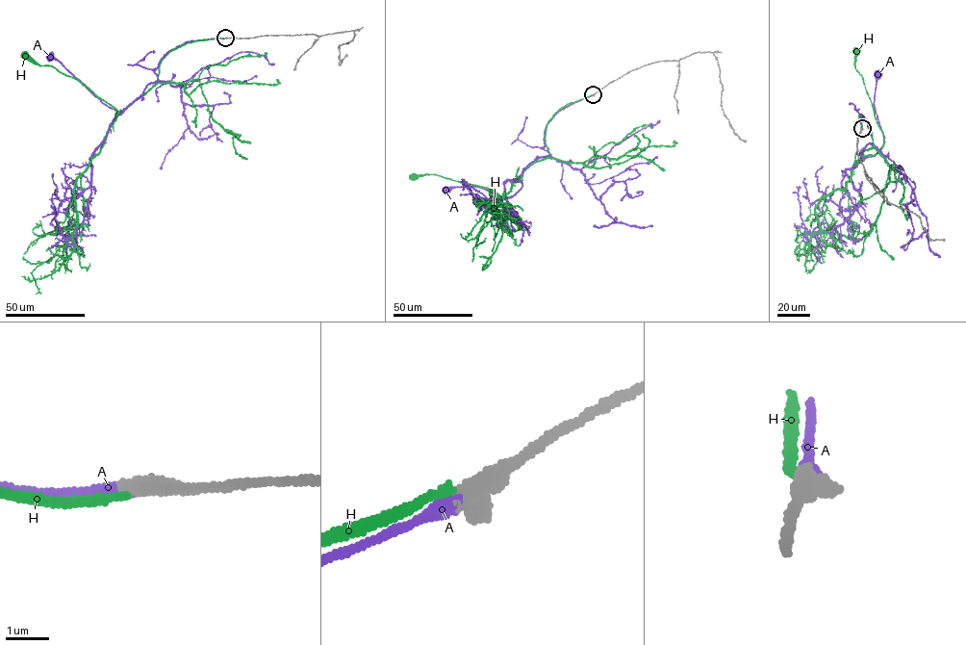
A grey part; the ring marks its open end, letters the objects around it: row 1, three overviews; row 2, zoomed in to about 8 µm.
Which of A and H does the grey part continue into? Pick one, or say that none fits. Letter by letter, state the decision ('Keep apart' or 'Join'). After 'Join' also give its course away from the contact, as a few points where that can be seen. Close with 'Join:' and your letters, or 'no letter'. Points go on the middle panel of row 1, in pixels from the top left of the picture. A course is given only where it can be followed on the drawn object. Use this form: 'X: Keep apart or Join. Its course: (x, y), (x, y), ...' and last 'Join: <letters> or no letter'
A: Join. Its course: (593, 94), (548, 122), (543, 148), (548, 155), (523, 169), (522, 187), (514, 195), (472, 185), (446, 190)
H: Keep apart
Join: A

